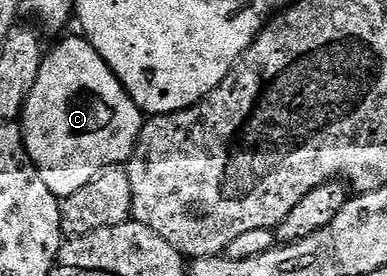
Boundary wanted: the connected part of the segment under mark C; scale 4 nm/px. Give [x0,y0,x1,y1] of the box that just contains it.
[23,37,143,197]

